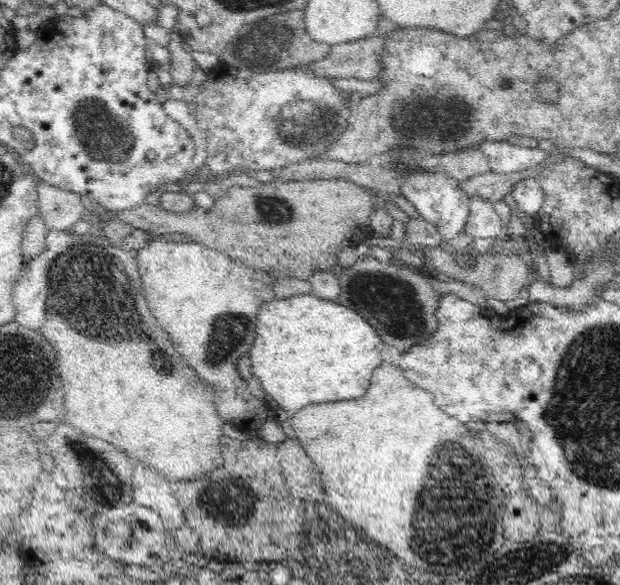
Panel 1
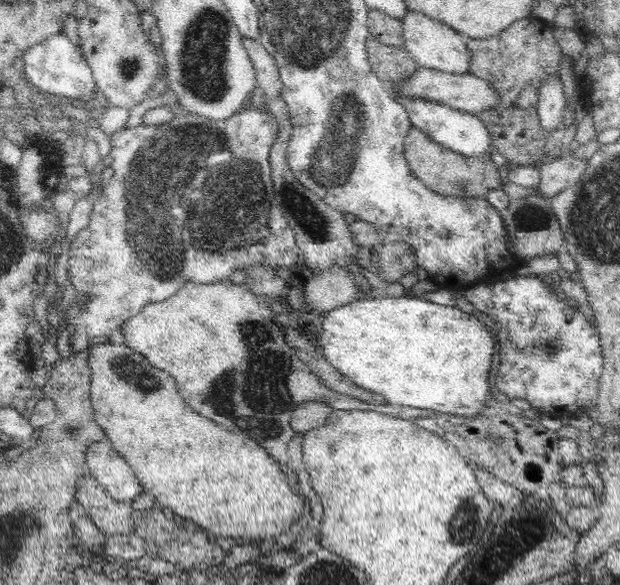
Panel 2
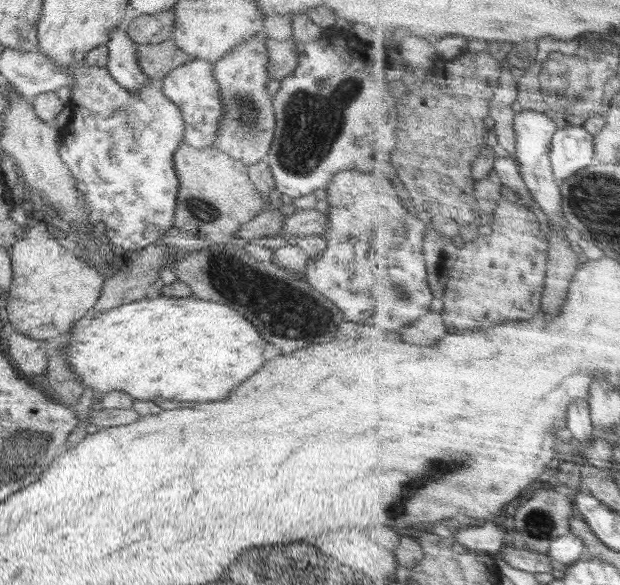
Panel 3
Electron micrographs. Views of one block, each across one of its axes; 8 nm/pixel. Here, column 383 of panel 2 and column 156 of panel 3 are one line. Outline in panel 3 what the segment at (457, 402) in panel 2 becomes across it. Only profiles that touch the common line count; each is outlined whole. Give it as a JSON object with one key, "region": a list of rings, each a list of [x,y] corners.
{"region":[[[198,298],[140,299],[129,302],[102,314],[87,315],[70,332],[68,340],[68,363],[78,373],[84,388],[92,388],[97,397],[118,390],[128,393],[133,400],[154,400],[154,397],[190,400],[190,402],[210,402],[224,400],[230,390],[250,378],[266,362],[264,352],[268,342],[260,336],[256,326],[248,322],[240,312],[222,306],[217,302]]]}

